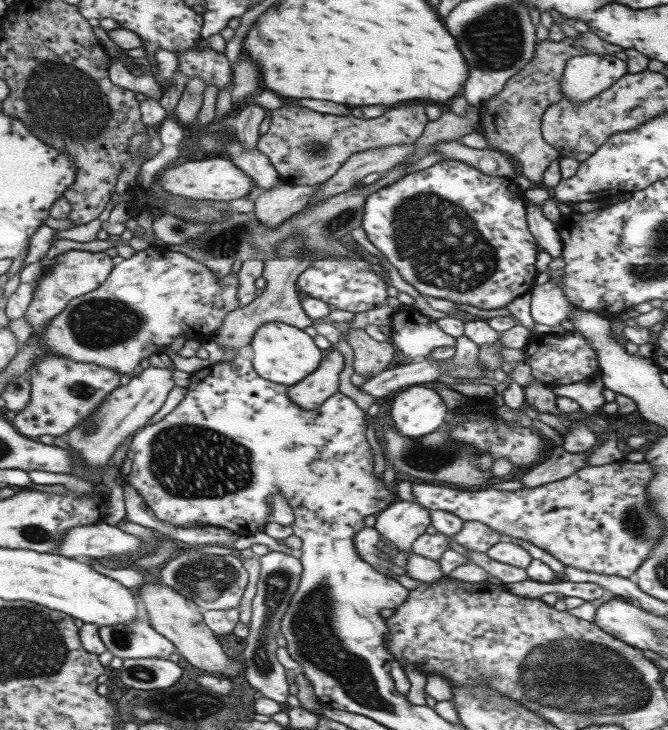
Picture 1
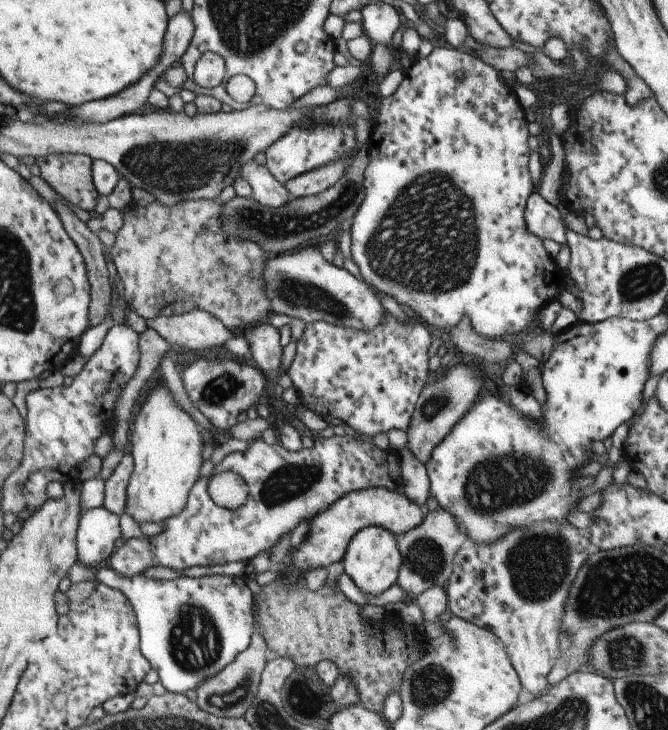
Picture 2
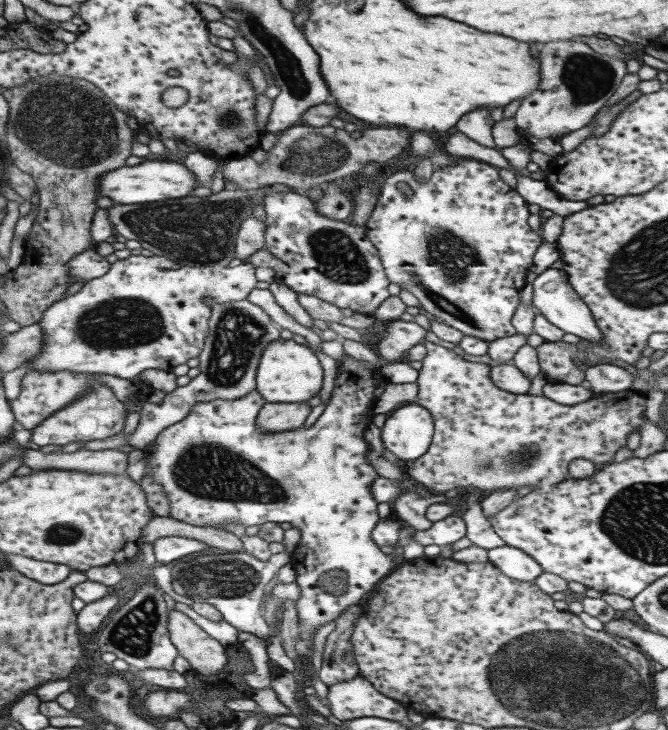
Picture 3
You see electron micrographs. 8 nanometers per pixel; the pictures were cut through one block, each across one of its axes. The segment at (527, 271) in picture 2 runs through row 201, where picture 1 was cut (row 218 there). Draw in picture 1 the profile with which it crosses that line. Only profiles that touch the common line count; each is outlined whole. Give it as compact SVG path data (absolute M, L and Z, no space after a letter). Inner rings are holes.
M441 160L371 192L363 204L361 228L403 281L419 294L489 310L531 290L538 275L533 264L539 248L527 227L522 196L511 178L483 174L459 160Z

